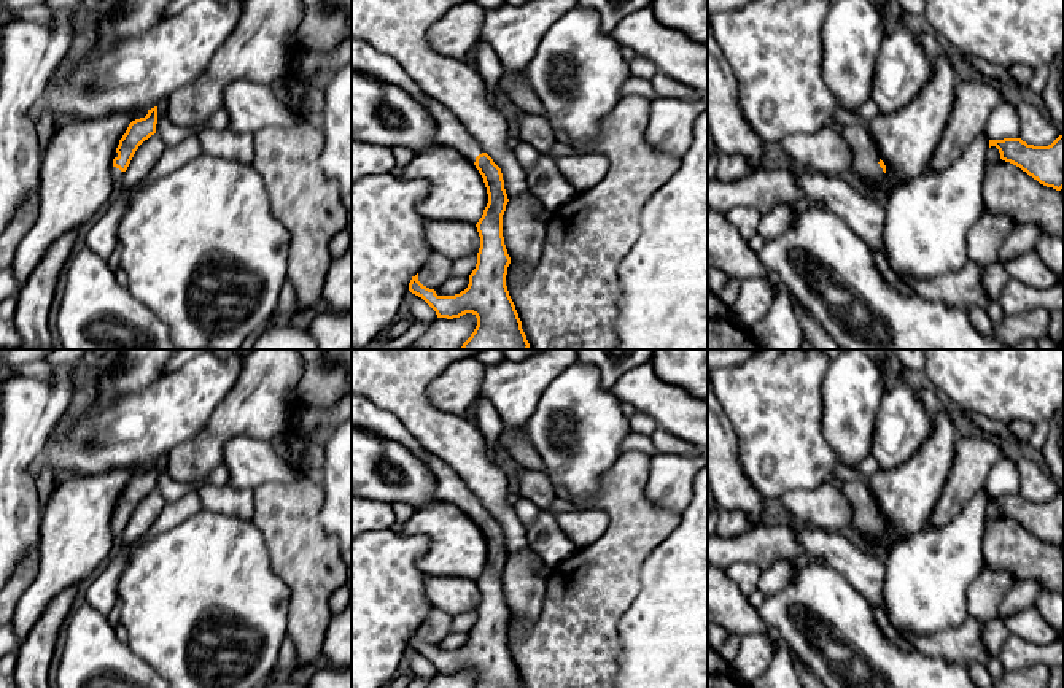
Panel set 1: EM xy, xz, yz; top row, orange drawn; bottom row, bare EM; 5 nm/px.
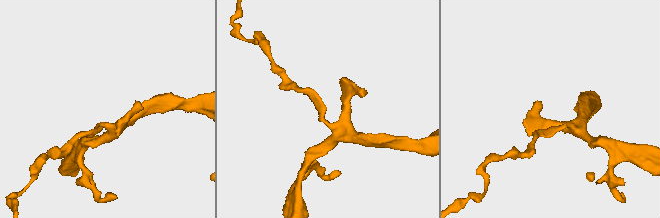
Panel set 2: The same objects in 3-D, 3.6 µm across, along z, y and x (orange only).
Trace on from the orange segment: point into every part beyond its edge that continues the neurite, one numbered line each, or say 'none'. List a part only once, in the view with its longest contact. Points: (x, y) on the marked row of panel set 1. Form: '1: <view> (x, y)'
1: xz (450, 132)

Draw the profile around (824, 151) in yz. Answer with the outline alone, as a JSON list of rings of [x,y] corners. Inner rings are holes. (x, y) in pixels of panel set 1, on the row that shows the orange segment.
[[[824,126],[816,132],[789,135],[781,146],[800,168],[827,176],[840,176],[851,170],[852,151],[841,132],[832,127]]]

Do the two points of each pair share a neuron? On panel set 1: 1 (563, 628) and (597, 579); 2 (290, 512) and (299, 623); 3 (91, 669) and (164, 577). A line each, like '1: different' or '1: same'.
1: same
2: same
3: different

